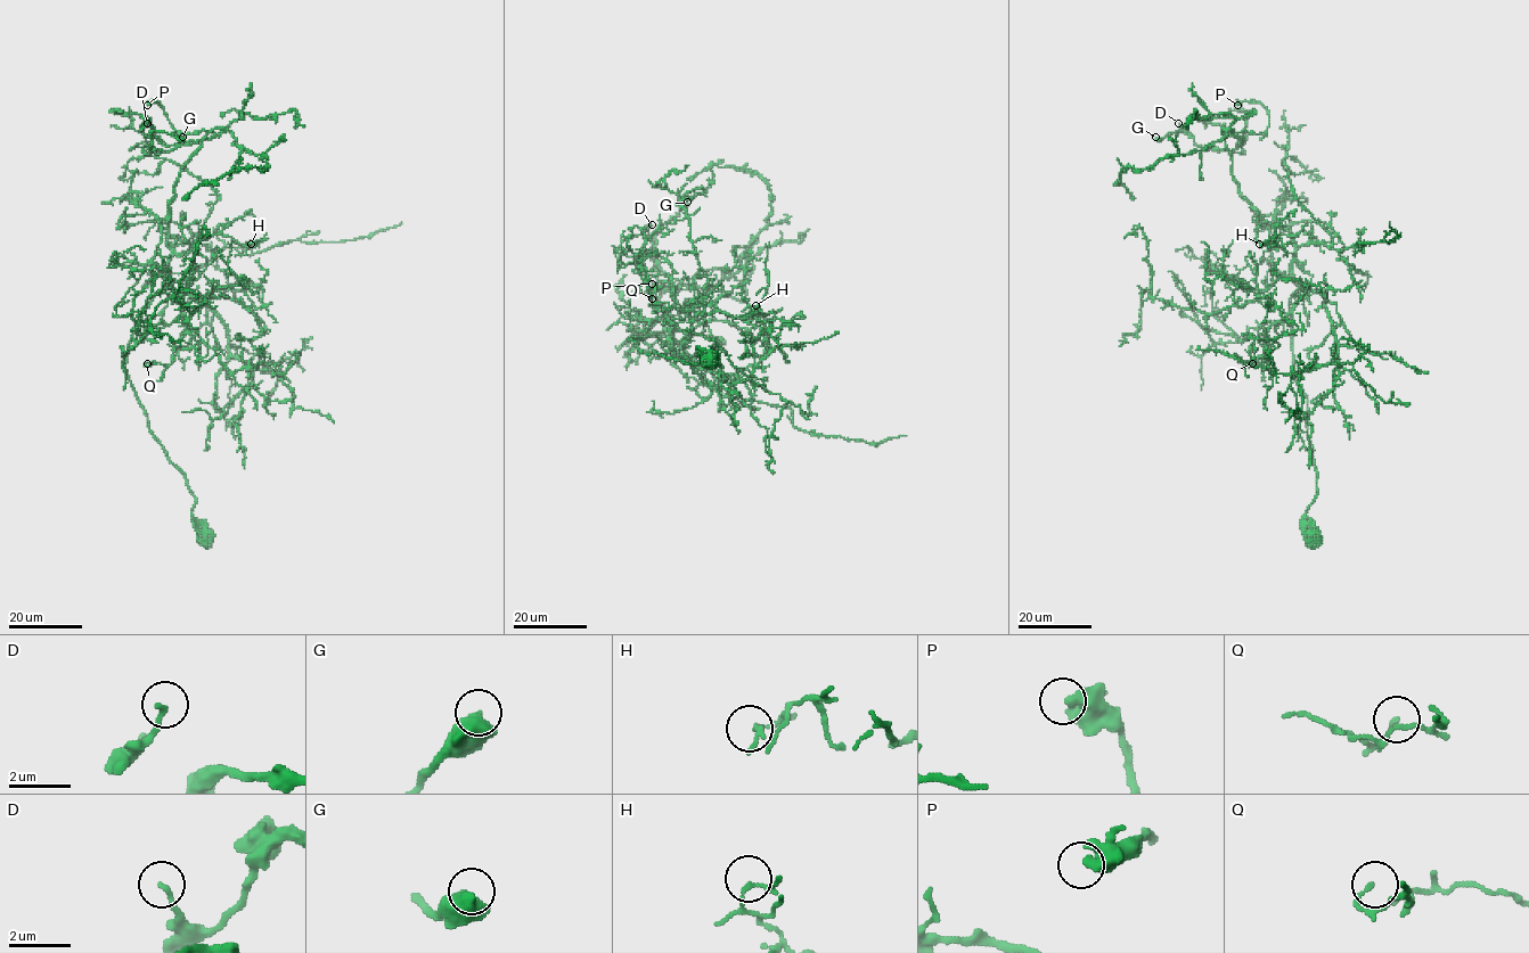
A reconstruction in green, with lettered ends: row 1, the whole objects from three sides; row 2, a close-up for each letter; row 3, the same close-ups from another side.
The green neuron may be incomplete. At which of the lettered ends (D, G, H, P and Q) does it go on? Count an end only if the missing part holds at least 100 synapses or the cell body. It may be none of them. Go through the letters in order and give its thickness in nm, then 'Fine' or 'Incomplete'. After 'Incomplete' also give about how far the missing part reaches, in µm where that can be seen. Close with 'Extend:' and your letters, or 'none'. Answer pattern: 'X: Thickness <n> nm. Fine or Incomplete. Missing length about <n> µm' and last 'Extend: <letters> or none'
D: Thickness 160 nm. Fine
G: Thickness 600 nm. Fine
H: Thickness 90 nm. Fine
P: Thickness 550 nm. Fine
Q: Thickness 120 nm. Fine
Extend: none

